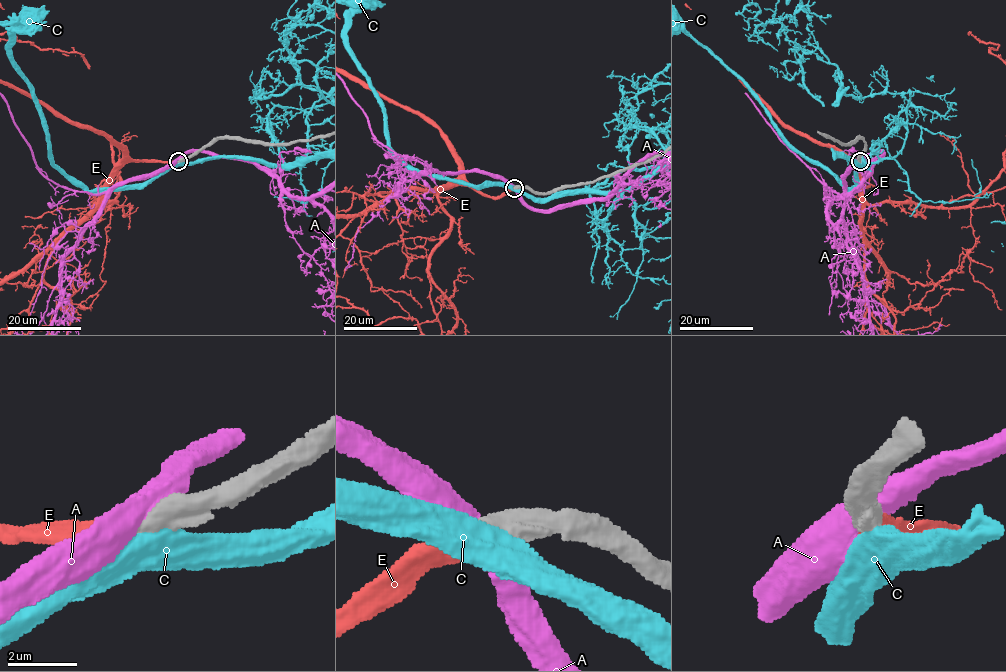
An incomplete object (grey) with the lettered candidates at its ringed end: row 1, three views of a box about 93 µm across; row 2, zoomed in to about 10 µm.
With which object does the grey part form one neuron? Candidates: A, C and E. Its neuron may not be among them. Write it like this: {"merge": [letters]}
{"merge": ["E"]}

